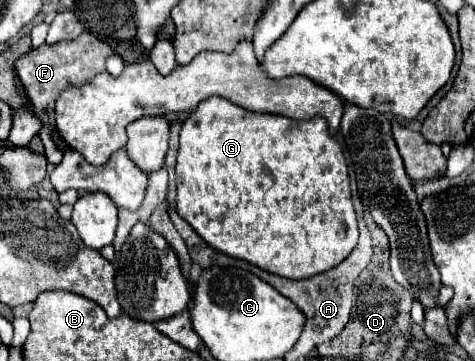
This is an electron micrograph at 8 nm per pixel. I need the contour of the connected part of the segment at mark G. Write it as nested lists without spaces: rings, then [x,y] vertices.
[[[211,97],[207,101],[201,101],[201,105],[185,119],[181,133],[179,133],[179,153],[177,153],[177,213],[199,233],[199,237],[211,245],[213,249],[245,259],[269,273],[275,273],[279,277],[287,279],[305,279],[317,273],[323,273],[327,269],[337,267],[357,245],[359,229],[357,229],[357,219],[351,203],[351,193],[349,193],[349,175],[347,175],[347,165],[343,157],[341,145],[329,135],[327,121],[323,117],[313,117],[307,121],[295,121],[283,115],[271,115],[271,113],[253,113],[247,109],[241,109],[239,105],[221,99],[221,97]]]

